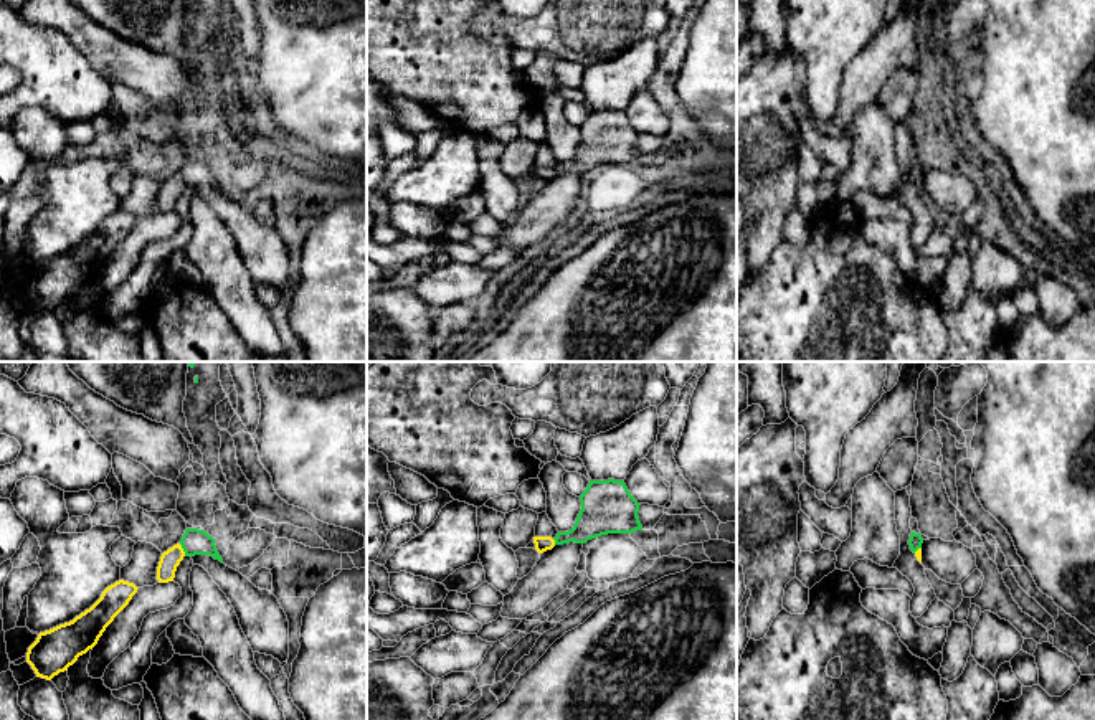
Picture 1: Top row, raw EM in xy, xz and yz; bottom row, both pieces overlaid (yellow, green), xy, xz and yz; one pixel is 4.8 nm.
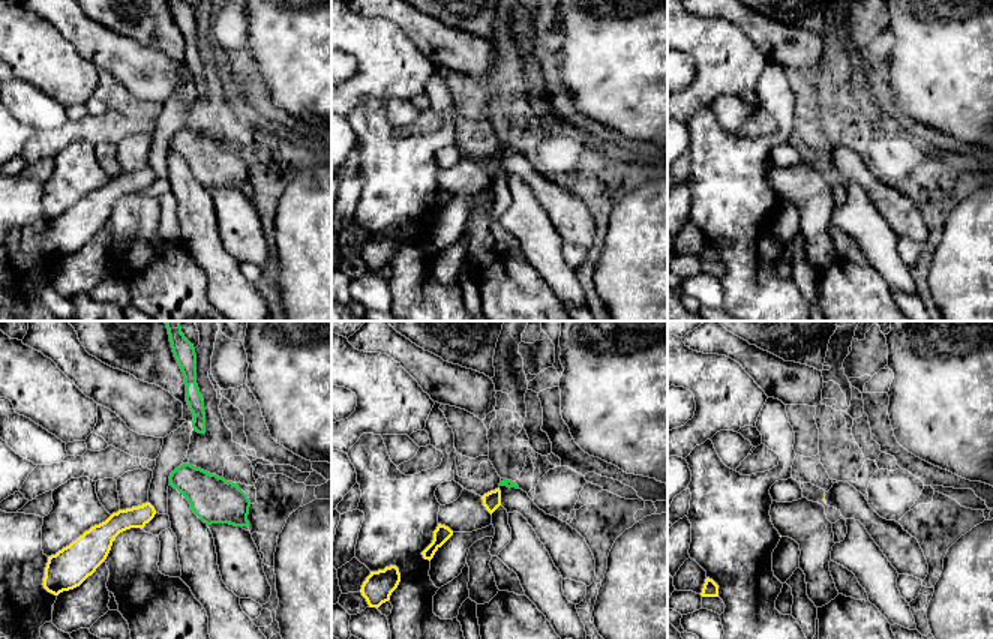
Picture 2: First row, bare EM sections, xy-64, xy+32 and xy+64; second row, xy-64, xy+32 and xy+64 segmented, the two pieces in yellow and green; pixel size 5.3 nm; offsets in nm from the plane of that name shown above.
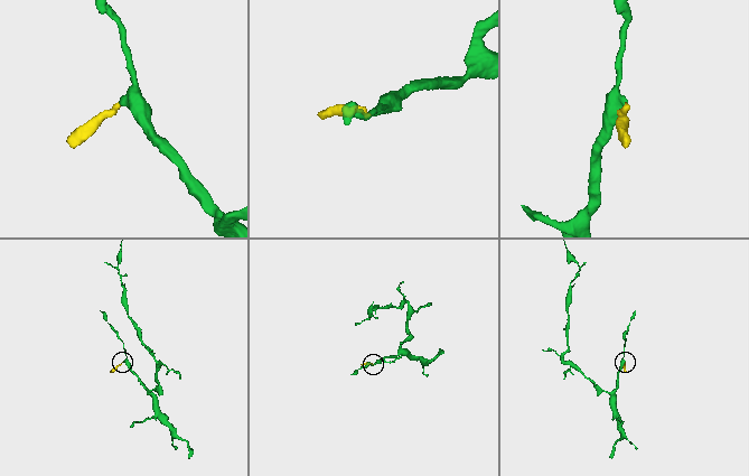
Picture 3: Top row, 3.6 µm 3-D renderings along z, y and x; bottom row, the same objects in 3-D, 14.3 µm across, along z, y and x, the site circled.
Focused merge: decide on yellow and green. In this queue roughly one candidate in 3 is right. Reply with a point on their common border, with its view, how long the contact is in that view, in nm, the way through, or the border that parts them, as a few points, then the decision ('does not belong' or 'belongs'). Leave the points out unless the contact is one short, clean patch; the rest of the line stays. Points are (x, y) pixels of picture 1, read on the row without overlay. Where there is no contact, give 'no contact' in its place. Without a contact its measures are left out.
xy (182, 179) | 70 nm | across xy (165, 202), (167, 194), (182, 179), (194, 172) | belongs

